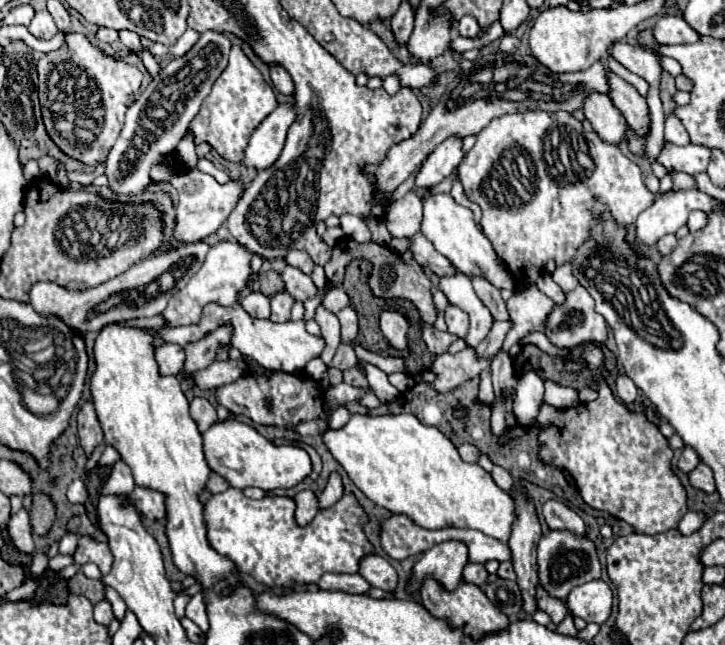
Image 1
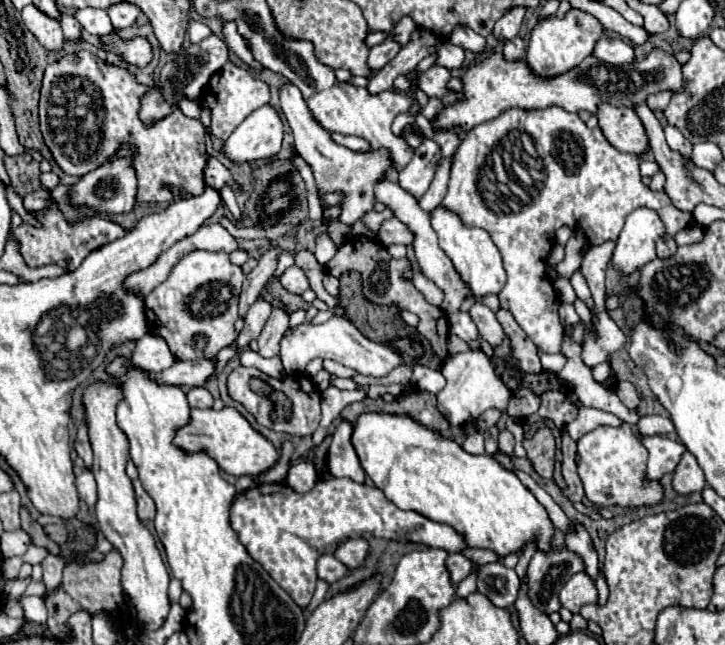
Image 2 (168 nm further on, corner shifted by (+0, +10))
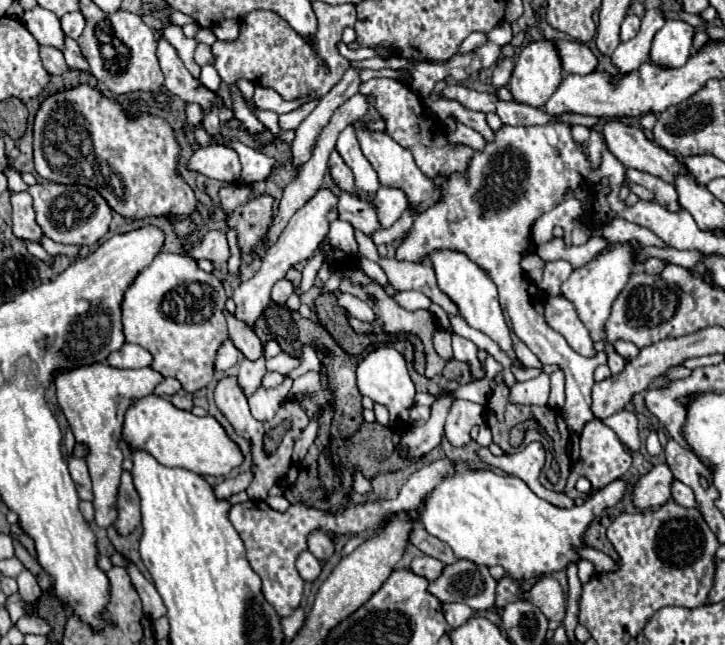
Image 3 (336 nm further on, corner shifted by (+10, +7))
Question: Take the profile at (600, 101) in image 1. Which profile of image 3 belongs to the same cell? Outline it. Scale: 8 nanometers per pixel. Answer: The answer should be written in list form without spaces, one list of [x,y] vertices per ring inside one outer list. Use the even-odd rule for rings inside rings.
[[[606,120],[602,128],[608,150],[626,166],[648,174],[654,174],[666,182],[672,182],[674,174],[682,170],[672,154],[656,146],[646,138],[640,128],[626,126],[620,120]]]

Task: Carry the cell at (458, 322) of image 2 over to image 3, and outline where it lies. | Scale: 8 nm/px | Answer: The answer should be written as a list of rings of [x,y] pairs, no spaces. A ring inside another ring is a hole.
[[[452,334],[452,348],[454,348],[454,358],[456,360],[462,360],[462,362],[468,362],[472,366],[472,374],[474,378],[484,378],[484,372],[480,368],[480,362],[476,358],[476,346],[468,340],[468,338],[462,338],[458,334]]]

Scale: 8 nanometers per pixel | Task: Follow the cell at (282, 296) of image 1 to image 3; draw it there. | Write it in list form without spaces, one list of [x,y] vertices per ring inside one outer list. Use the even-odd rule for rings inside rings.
[[[264,354],[260,360],[242,360],[240,362],[240,372],[238,372],[238,382],[244,388],[246,396],[250,396],[258,386],[262,376],[266,374],[266,358]]]

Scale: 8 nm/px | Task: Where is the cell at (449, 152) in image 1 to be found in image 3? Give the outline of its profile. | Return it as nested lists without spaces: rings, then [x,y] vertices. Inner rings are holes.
[[[382,186],[374,198],[374,206],[376,206],[376,214],[380,218],[382,228],[390,228],[408,208],[408,196],[400,188]]]

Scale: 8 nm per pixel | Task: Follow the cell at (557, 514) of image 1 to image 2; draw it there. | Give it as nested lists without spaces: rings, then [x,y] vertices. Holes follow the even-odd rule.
[[[574,525],[574,527],[576,527],[576,531],[566,535],[566,547],[568,547],[568,551],[576,553],[582,559],[584,573],[592,581],[596,581],[596,577],[598,577],[598,555],[594,551],[590,535],[588,535],[588,531],[584,531],[582,525]]]

